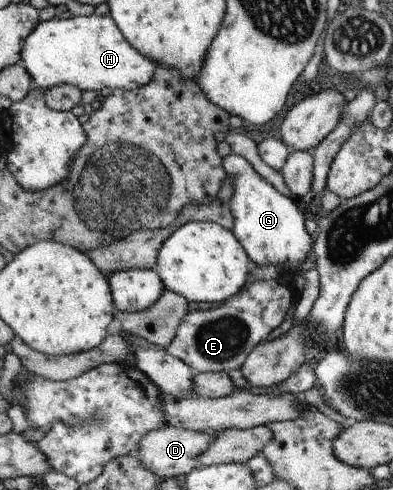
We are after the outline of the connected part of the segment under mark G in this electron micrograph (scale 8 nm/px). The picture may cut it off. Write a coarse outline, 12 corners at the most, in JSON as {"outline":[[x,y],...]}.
{"outline":[[244,157],[235,179],[232,231],[252,264],[307,267],[314,237],[294,200]]}

